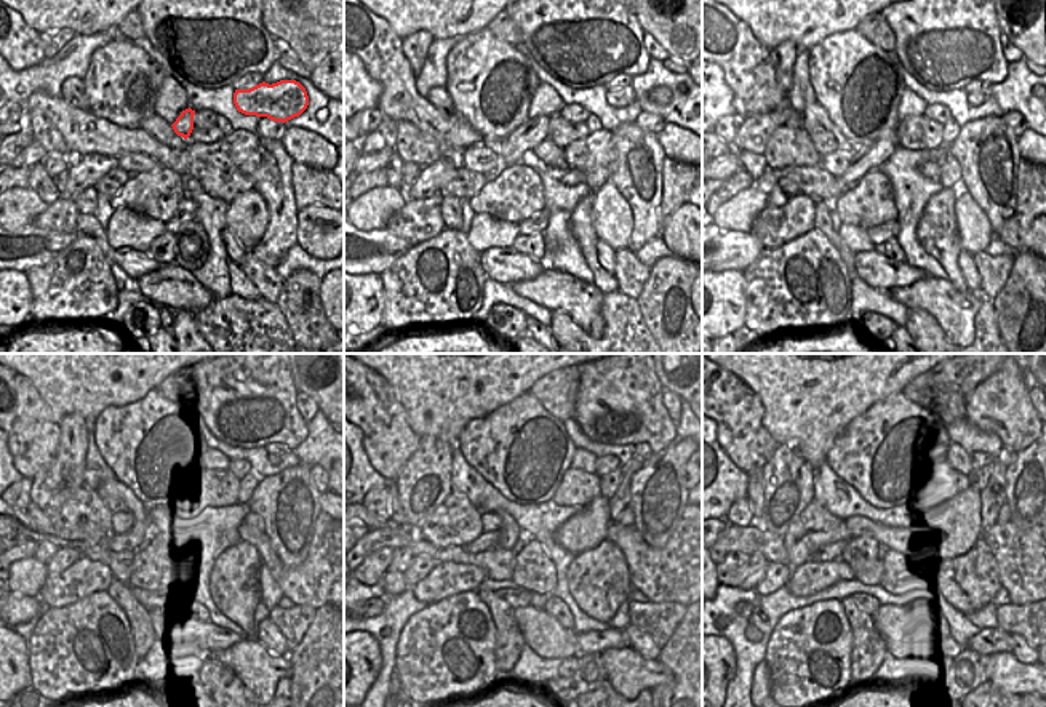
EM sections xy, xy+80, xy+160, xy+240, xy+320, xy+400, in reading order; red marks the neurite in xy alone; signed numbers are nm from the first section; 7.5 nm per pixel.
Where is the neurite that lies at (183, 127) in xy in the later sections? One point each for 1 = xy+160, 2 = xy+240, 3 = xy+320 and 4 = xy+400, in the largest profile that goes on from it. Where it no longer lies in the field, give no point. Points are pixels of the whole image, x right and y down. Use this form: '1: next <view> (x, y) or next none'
1: next xy+160 (870, 155)
2: next xy+240 (143, 531)
3: next xy+320 (487, 541)
4: next xy+400 (834, 551)

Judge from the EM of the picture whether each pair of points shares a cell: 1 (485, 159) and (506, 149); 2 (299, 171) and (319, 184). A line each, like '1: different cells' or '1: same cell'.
1: different cells
2: same cell

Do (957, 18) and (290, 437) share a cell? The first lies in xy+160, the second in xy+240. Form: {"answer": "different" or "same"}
{"answer": "same"}

